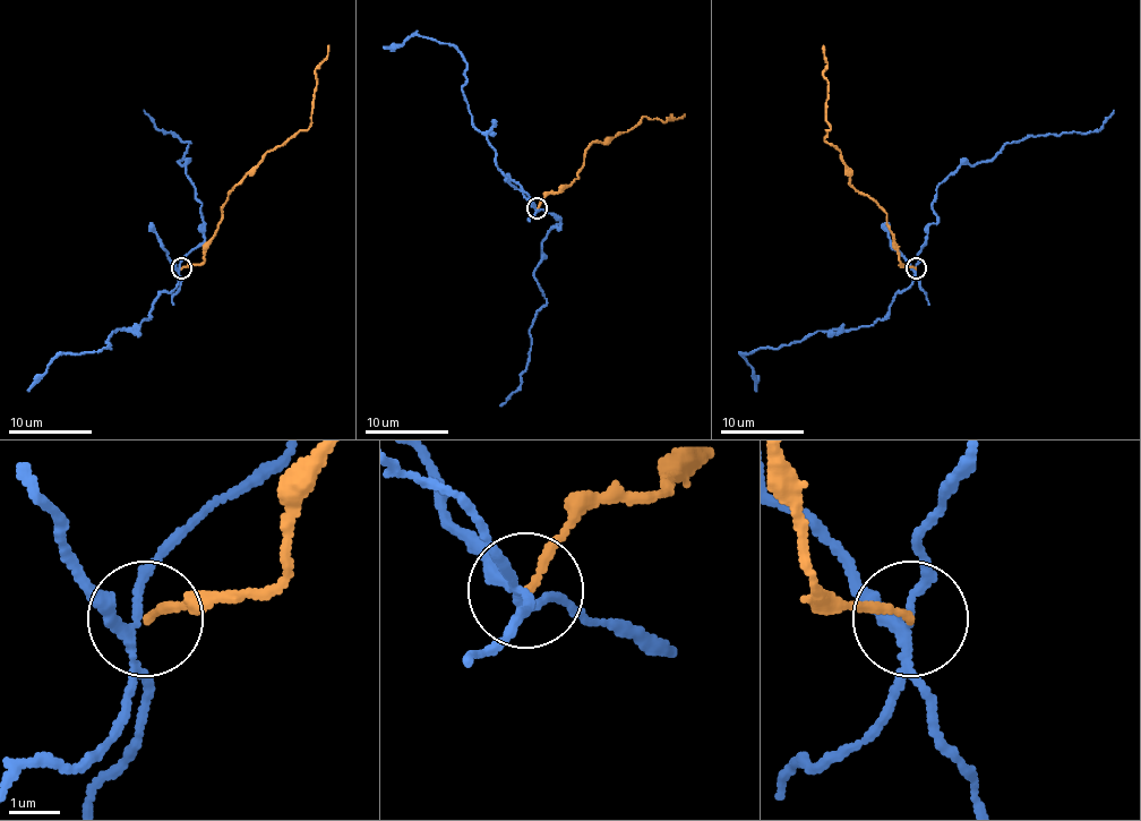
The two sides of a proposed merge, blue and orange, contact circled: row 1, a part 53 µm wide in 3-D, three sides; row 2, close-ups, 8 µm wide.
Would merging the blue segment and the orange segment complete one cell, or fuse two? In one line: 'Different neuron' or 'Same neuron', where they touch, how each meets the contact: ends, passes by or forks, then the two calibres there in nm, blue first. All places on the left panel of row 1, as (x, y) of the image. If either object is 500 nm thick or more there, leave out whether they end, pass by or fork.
Different neuron. Place: (181, 268). At the ring blue forks. At the ring orange ends. Thickness 180 nm (blue) against 150 nm

